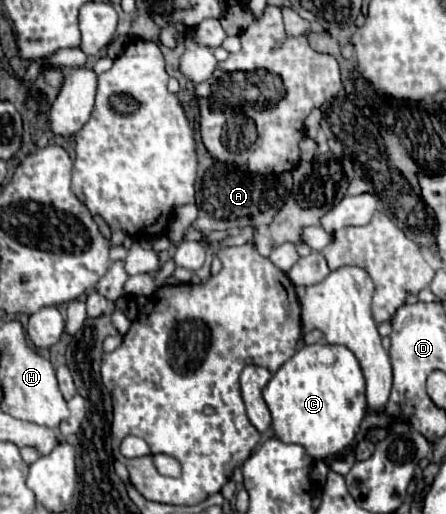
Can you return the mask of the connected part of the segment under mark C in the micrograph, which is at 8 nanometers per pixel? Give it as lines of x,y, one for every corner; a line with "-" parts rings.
303,345
287,359
263,389
273,417
273,431
281,441
299,443
313,459
325,459
349,447
365,417
365,379
355,355
343,345

